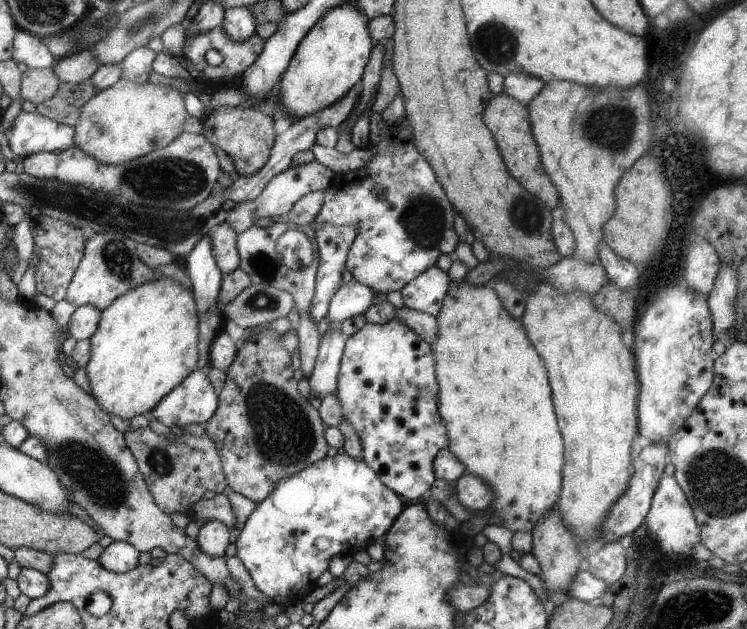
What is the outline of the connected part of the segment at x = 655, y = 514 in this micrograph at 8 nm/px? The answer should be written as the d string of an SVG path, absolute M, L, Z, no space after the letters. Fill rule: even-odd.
M663 474L659 479L656 490L650 499L650 508L643 523L648 533L655 535L661 552L672 559L689 555L690 548L699 543L699 526L695 522L689 504L687 504L685 494L683 494L673 476Z

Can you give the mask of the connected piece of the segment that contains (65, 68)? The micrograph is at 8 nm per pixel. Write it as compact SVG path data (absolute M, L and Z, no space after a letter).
M81 48L63 59L57 60L52 72L61 83L77 85L88 80L98 68L87 48Z

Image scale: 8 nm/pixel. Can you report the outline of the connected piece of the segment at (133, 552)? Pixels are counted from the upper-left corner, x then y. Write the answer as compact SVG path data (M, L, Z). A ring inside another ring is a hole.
M112 541L96 559L99 565L113 573L125 573L138 566L139 552L124 541Z

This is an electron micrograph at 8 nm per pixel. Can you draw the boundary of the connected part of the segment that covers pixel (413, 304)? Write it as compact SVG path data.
M435 265L431 266L401 288L403 304L407 309L435 317L441 309L448 286L448 274Z

